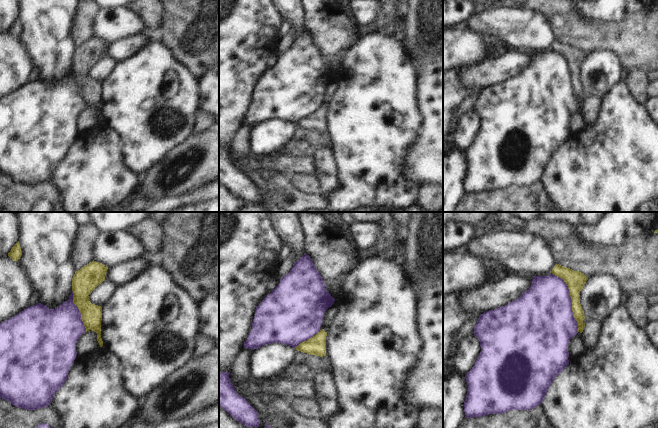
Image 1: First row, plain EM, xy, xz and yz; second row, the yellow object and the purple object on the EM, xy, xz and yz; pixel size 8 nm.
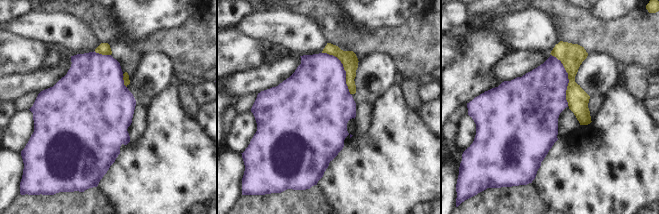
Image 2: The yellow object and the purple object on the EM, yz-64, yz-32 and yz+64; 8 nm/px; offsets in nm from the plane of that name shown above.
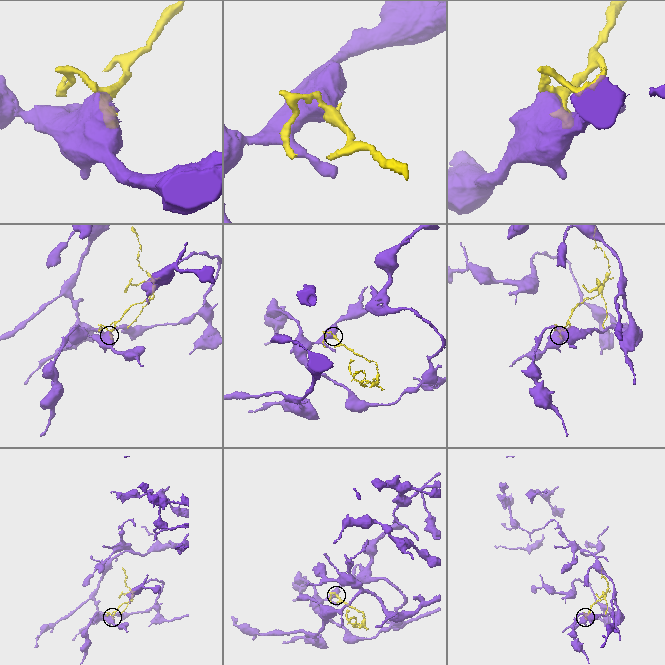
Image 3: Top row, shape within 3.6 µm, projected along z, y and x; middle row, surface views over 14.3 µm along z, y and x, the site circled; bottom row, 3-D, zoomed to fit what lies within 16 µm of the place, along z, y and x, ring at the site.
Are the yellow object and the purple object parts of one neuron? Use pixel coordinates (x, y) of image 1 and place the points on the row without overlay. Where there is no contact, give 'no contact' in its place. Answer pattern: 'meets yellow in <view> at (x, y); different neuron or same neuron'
meets yellow in yz at (571, 75); different neuron

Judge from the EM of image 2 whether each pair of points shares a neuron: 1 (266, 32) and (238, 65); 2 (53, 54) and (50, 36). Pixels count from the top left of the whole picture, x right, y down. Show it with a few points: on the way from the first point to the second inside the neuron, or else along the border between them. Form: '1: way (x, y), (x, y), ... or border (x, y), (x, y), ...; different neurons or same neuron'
1: border (238, 30), (247, 36), (264, 42), (270, 47); different neurons
2: border (50, 46), (57, 46), (64, 53); different neurons

